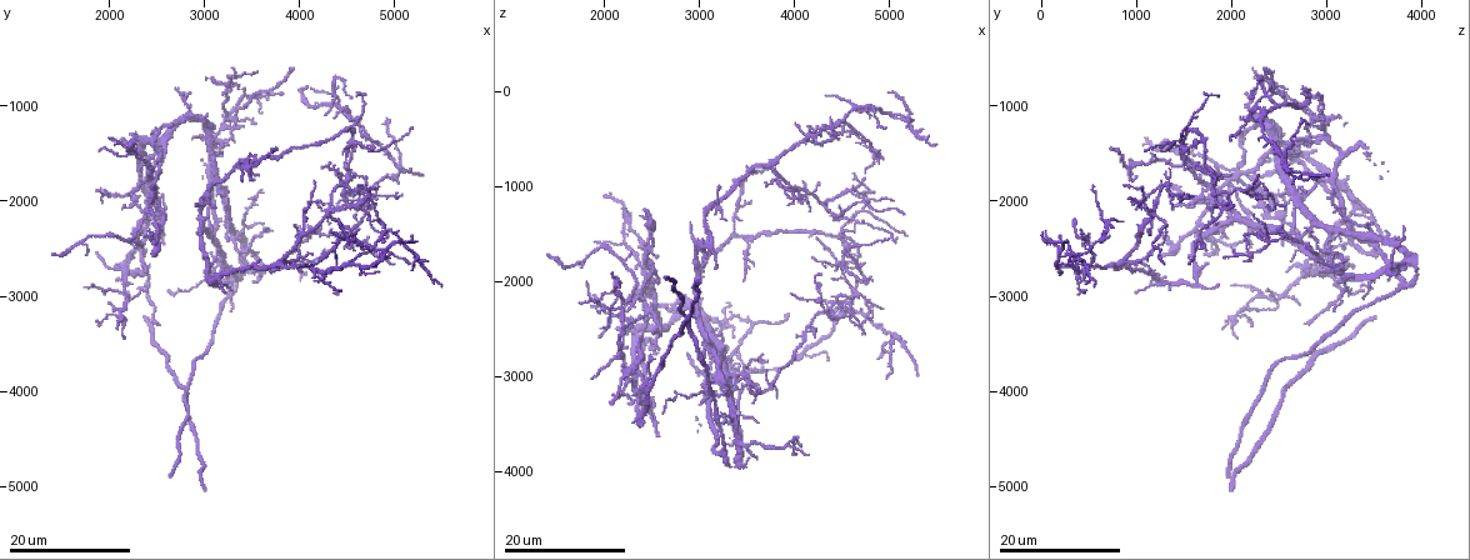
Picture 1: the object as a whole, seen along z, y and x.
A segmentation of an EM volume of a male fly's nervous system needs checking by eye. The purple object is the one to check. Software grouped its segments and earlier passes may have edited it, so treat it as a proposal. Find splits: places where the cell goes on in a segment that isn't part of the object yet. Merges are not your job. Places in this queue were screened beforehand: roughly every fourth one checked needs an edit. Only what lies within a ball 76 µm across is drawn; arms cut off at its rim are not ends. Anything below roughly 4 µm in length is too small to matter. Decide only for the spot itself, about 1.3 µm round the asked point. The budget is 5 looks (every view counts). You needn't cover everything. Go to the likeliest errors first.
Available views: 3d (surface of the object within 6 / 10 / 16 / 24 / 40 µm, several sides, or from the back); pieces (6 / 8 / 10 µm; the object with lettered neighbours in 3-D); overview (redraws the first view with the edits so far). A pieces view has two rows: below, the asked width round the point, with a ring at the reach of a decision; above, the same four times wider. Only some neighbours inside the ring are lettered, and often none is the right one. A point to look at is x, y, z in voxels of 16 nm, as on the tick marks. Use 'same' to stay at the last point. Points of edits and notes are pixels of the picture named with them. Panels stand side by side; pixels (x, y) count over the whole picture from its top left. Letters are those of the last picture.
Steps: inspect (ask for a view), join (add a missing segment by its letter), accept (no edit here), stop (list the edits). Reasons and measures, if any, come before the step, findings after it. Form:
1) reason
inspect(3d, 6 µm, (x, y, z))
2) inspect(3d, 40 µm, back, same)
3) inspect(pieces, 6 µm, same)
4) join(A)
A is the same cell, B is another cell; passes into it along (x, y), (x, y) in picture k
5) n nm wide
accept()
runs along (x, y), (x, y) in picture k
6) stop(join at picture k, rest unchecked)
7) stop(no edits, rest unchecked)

an open end
inspect(3d, 16 µm, (2880, 2020, 1400))

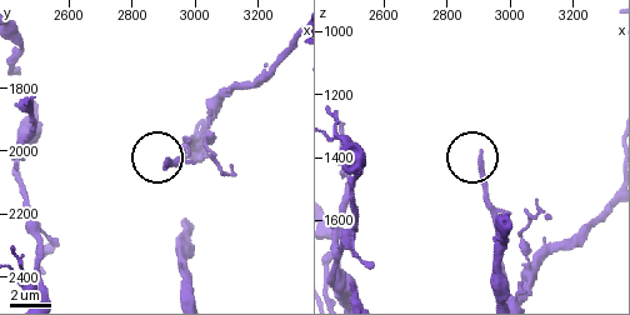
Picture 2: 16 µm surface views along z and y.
inspect(pieces, 8 µm, same)

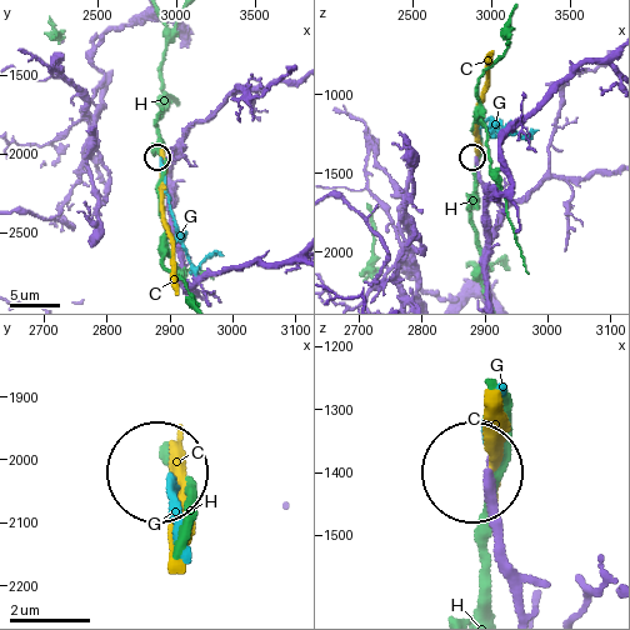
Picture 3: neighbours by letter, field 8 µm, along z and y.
accept()
C, G and H are other cells; runs along (518, 608), (490, 470) in picture 3; no lettered segment goes on from it

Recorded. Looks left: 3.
inspect(3d, 16 µm, (3260, 2400, 2700))

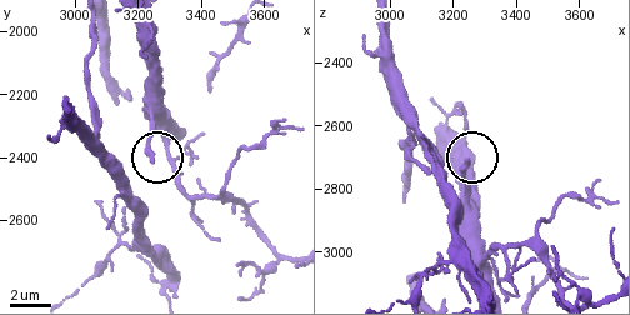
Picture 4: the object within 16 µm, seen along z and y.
inspect(pieces, 8 µm, (3250, 2410, 2710))

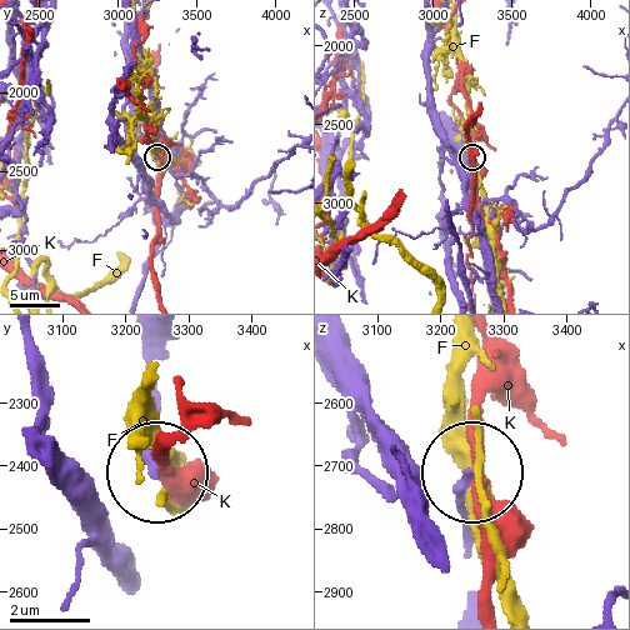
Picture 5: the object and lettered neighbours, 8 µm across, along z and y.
accept()
F and K are other cells; none of them fits

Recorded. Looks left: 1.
stop(no edits, rest unchecked)

